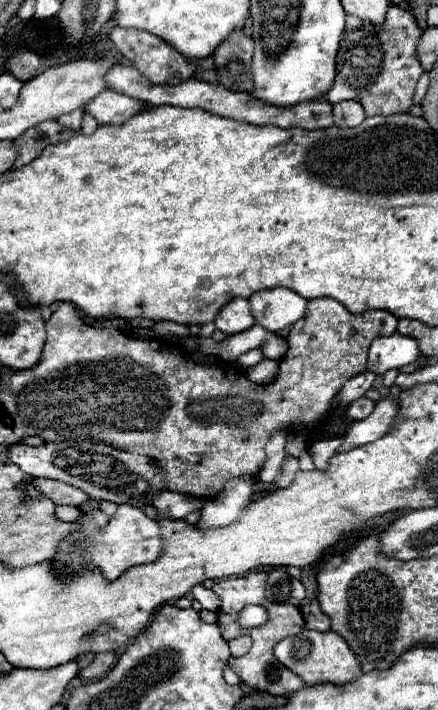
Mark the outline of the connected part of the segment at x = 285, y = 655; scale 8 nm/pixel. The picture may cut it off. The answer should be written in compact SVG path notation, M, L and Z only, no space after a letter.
M303 630L297 636L285 638L275 646L275 658L295 672L307 686L331 682L331 684L347 684L355 680L361 670L355 652L349 648L349 644L333 630L329 632L317 632L317 630Z

